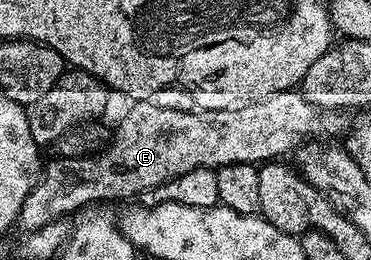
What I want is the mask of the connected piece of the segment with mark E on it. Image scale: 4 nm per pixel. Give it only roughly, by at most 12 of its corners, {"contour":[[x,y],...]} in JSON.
{"contour":[[279,90],[191,114],[136,100],[110,144],[56,158],[21,231],[139,199],[194,168],[263,164],[347,135]]}

